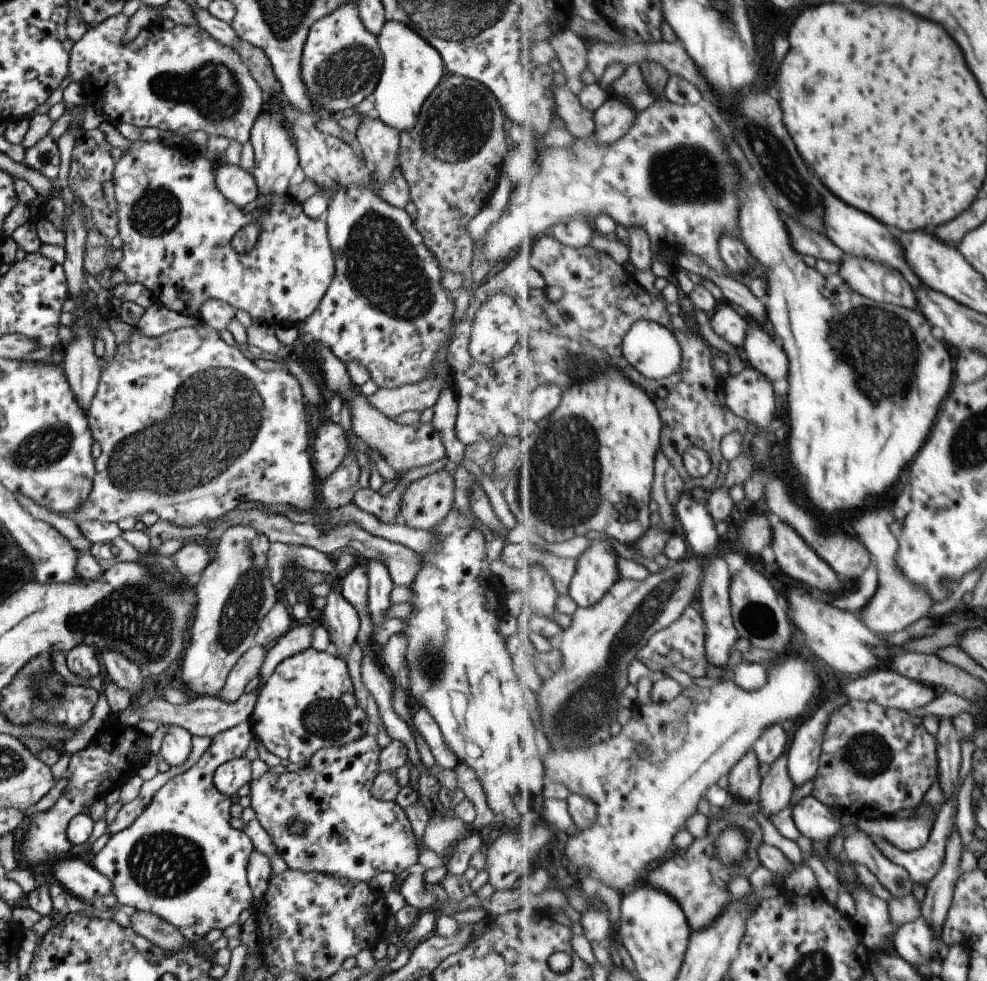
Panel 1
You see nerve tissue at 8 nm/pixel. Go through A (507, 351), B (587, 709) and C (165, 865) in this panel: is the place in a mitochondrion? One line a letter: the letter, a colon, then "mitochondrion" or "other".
A: other
B: mitochondrion
C: mitochondrion

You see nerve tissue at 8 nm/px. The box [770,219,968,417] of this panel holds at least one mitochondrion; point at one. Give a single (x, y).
(889, 332)

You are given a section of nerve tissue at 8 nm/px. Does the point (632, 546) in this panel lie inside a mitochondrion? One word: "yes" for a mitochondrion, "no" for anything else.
no

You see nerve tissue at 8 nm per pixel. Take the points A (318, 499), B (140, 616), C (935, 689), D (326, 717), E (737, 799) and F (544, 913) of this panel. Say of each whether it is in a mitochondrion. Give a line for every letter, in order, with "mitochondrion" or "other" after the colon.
A: other
B: mitochondrion
C: other
D: mitochondrion
E: other
F: other

